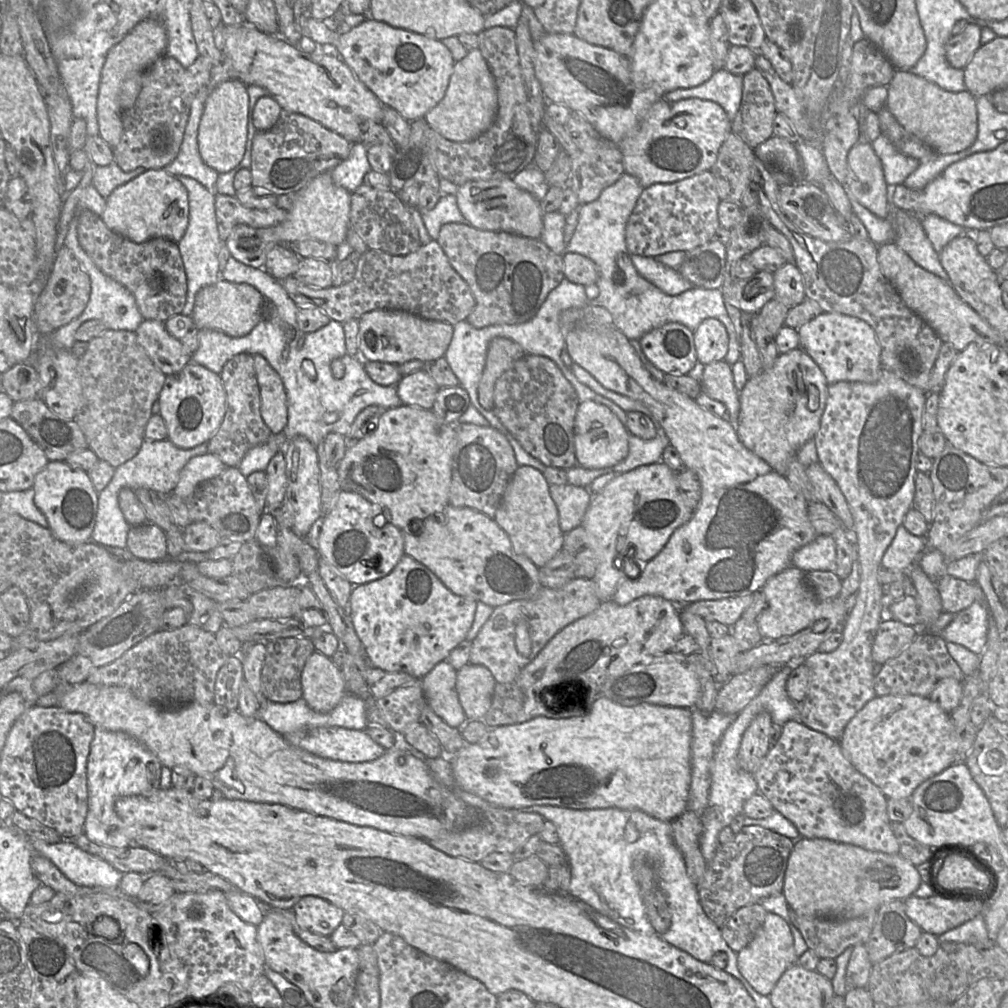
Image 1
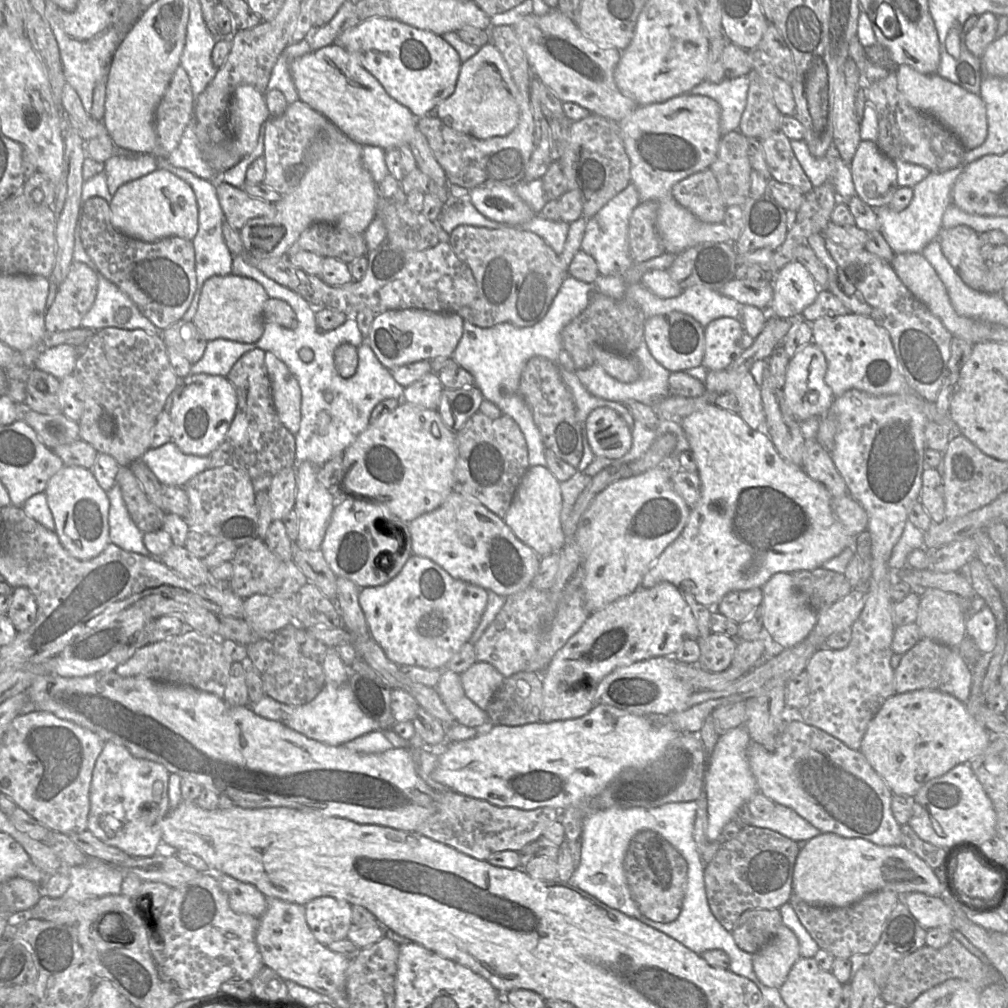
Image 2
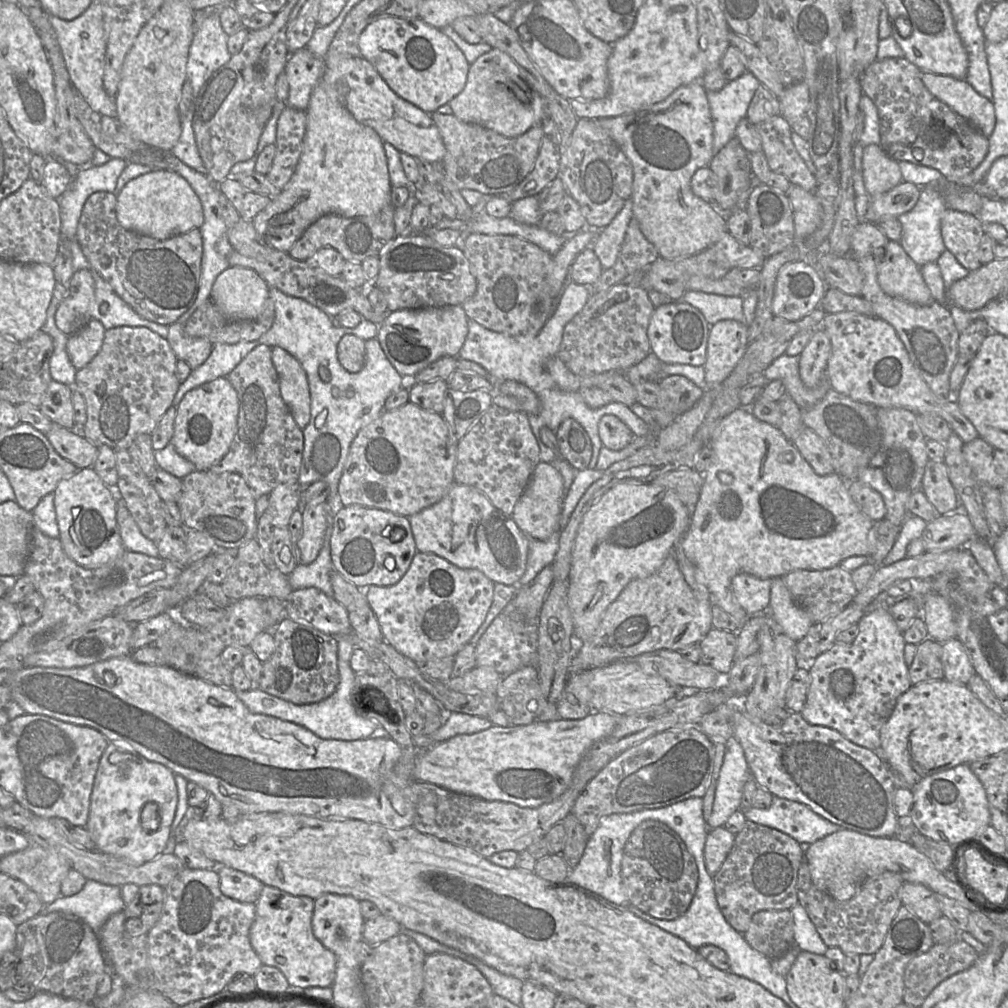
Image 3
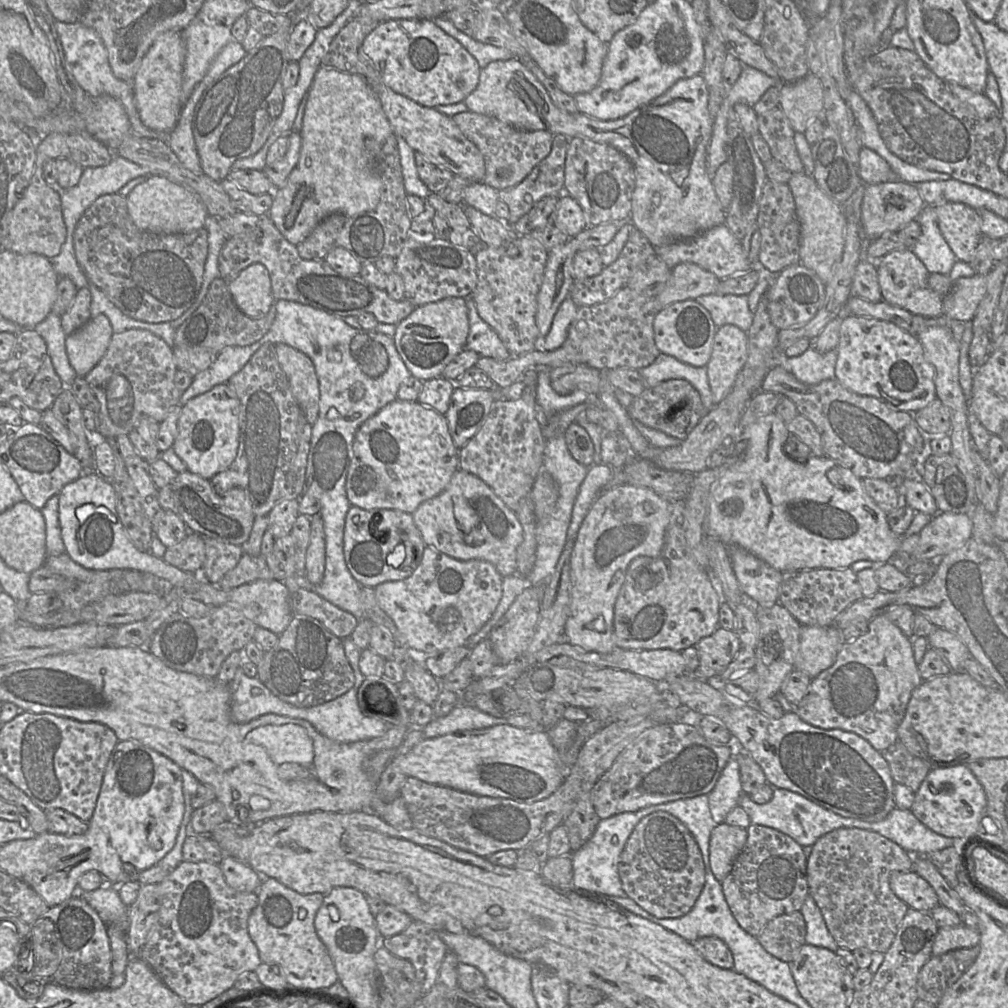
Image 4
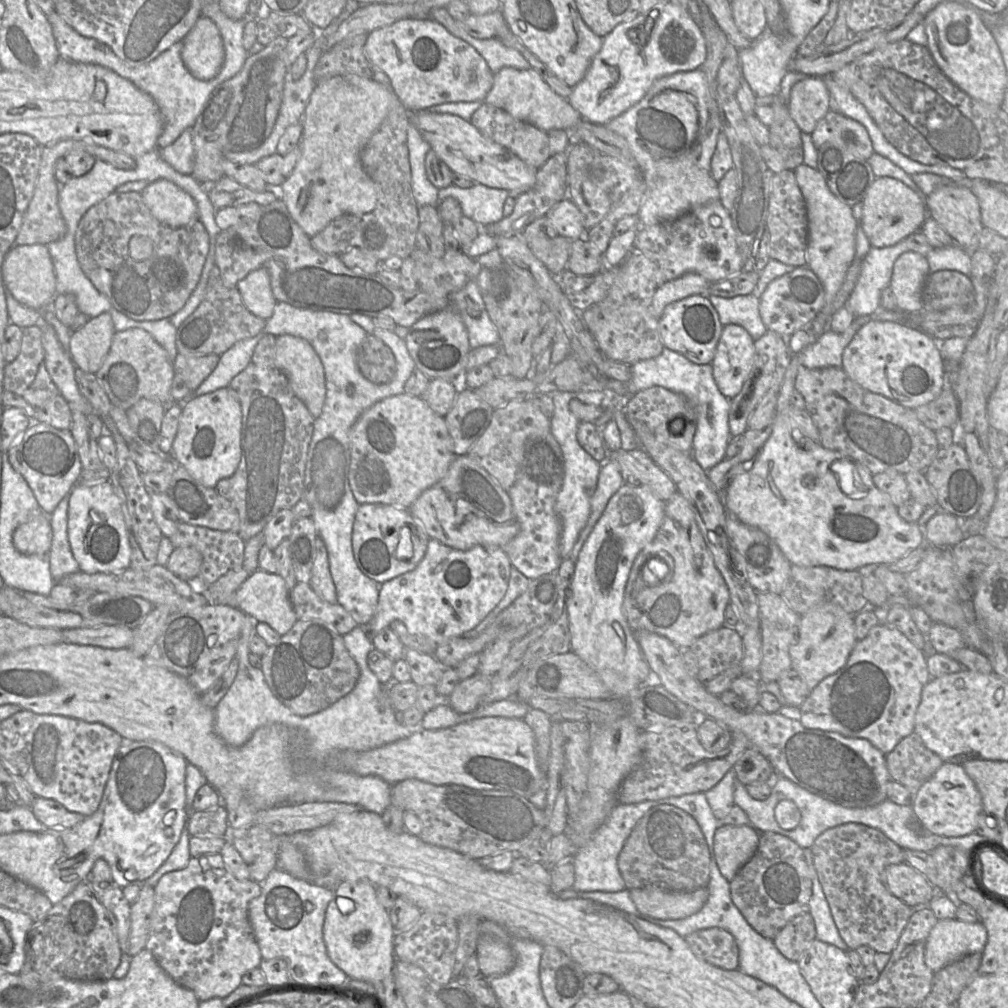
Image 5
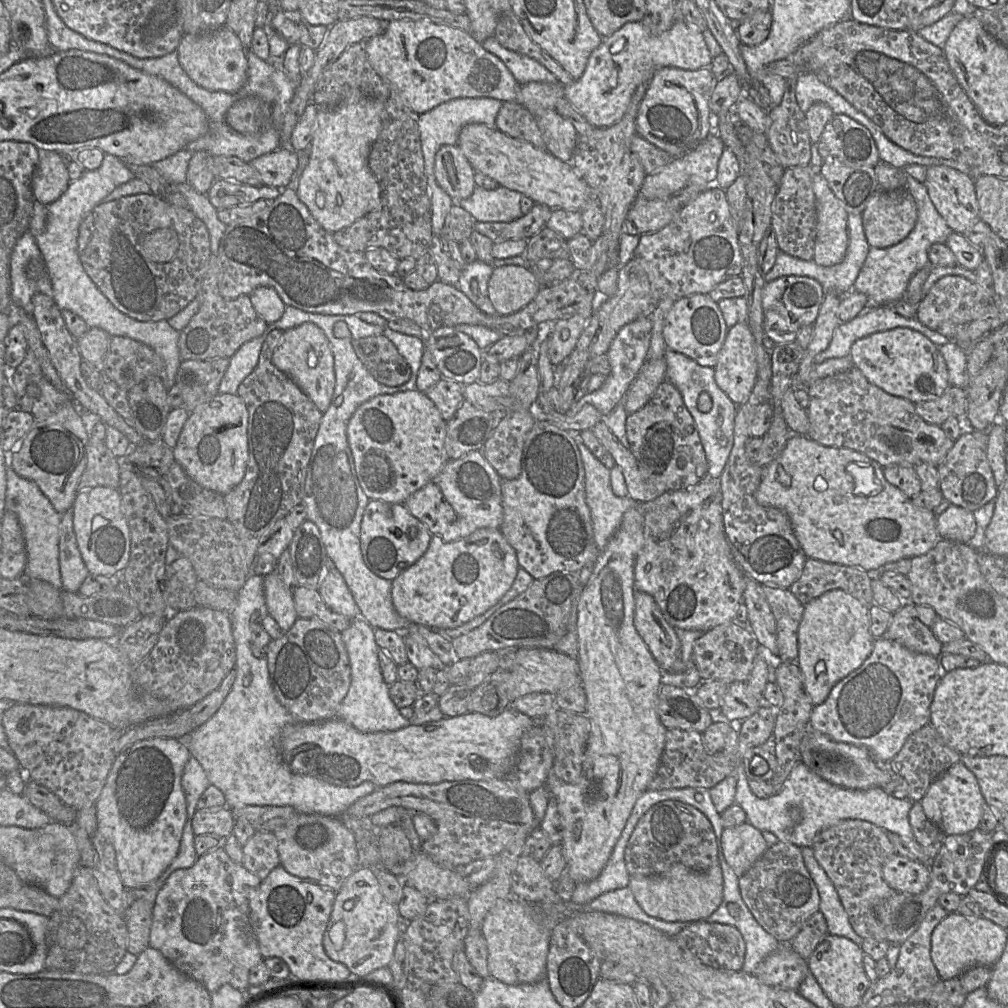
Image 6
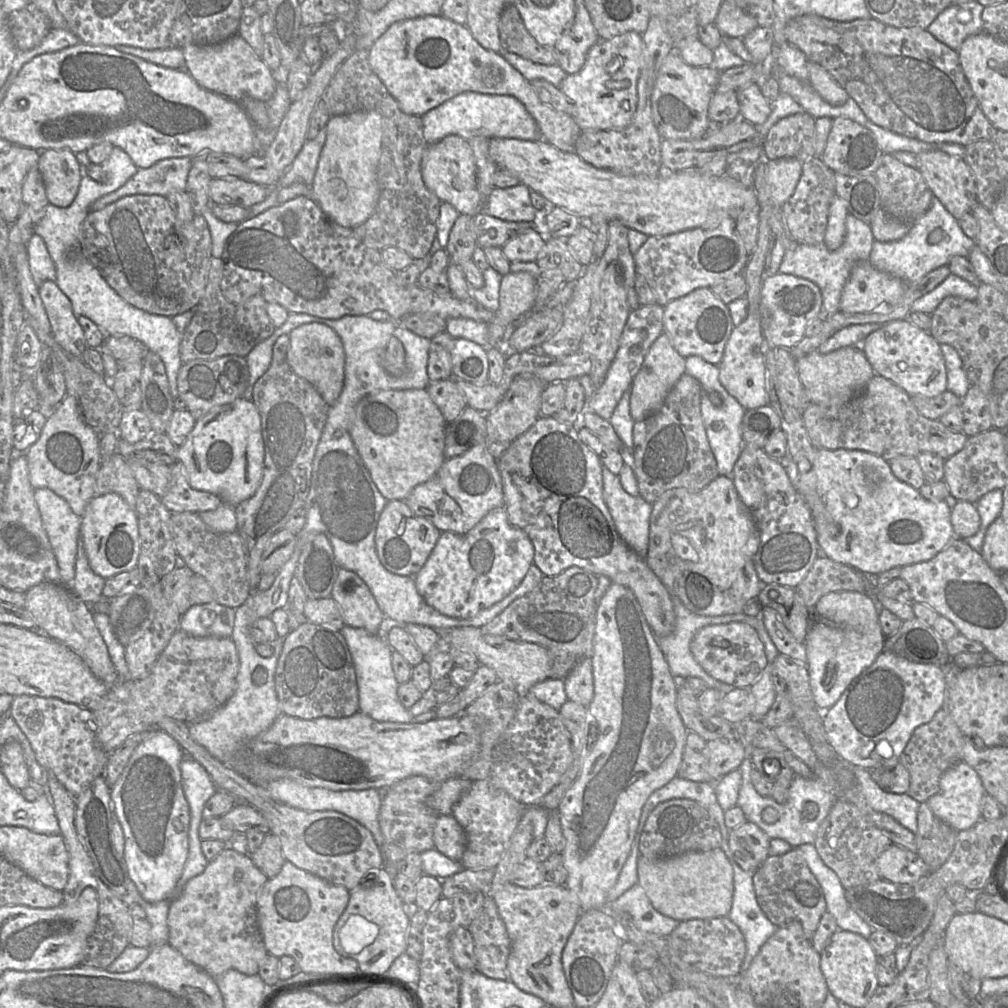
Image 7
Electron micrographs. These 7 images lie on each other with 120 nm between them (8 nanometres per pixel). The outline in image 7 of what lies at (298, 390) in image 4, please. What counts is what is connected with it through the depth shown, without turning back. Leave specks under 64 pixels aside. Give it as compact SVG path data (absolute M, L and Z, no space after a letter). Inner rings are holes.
M320 322L304 323L289 333L287 362L296 375L312 384L328 406L338 399L344 385L345 352L338 334Z

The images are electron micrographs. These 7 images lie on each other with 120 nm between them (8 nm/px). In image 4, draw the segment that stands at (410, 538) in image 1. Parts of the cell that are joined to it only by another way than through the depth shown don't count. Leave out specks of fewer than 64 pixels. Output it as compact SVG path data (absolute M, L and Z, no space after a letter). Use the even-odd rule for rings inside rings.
M458 469L445 490L423 502L411 515L426 546L457 560L490 562L502 577L517 572L517 548L524 538L522 525L516 514L477 476Z

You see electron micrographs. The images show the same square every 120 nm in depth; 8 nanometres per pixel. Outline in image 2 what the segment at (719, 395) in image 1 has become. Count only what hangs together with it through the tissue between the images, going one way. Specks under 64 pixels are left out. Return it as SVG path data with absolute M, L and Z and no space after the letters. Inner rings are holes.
M710 370L707 372L706 379L704 381L705 390L707 392L713 392L718 395L724 393L733 393L739 404L738 414L744 420L744 422L751 429L763 429L765 428L765 413L761 400L760 386L755 382L754 377L749 373L740 374L734 370Z

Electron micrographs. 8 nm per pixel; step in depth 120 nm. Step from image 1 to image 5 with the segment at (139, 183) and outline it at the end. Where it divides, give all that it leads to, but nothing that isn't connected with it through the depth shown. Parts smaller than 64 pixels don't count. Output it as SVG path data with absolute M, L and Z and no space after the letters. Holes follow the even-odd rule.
M160 179L151 182L141 196L151 214L167 226L179 228L198 220L194 199L171 181Z

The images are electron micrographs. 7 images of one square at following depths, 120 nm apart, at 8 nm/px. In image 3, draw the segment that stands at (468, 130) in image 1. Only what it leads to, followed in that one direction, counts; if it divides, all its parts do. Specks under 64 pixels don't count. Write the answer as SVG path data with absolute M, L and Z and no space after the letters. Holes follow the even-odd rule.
M496 48L470 64L464 89L448 104L459 120L479 124L505 137L519 136L547 117L544 98L513 59Z

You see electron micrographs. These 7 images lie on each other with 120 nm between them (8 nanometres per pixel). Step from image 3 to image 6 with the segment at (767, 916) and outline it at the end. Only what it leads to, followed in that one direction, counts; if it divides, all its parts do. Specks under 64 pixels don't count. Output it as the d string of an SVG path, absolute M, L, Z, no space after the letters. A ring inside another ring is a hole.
M821 912L812 914L798 934L789 942L802 958L808 959L820 941L828 934L827 922Z

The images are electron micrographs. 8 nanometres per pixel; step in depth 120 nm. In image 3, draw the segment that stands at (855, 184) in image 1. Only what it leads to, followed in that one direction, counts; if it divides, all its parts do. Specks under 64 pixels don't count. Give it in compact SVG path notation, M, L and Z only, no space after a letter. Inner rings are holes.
M875 144L863 148L862 178L870 198L889 191L903 181L898 162Z

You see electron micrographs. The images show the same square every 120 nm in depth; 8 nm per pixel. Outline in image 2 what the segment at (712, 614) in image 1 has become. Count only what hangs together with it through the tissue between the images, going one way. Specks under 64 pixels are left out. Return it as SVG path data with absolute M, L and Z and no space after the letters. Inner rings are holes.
M762 588L731 591L723 597L715 610L736 623L741 623L761 605Z

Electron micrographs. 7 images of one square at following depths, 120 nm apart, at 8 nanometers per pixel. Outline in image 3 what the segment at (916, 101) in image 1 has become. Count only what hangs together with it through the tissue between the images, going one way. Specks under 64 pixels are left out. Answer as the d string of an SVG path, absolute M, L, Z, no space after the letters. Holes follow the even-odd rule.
M922 72L921 78L928 91L938 100L964 117L984 136L992 134L996 123L994 105L968 82L929 72Z

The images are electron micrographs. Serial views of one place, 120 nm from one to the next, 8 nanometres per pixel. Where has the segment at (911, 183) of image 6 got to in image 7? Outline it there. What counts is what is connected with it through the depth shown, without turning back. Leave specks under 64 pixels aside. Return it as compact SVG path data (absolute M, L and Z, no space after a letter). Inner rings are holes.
M933 195L930 208L913 222L909 232L904 237L890 242L874 240L867 260L874 268L912 284L919 281L930 271L942 265L947 265L953 256L967 257L975 245L975 239L965 235L959 221ZM937 228L942 229L943 238L938 243L932 243L929 240L929 235Z

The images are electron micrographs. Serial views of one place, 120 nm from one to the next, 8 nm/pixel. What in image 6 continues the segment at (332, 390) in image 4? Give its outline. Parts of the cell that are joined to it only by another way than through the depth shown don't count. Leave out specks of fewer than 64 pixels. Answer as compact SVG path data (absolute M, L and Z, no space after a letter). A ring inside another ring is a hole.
M286 306L282 317L273 324L269 324L265 332L244 343L235 354L229 358L229 366L220 382L218 392L237 394L241 382L255 369L260 351L269 332L273 329L286 331L304 323L313 323L323 330L329 340L334 357L335 389L328 410L323 413L320 426L316 434L312 454L307 466L306 481L302 504L306 510L306 519L313 522L319 529L328 559L331 559L338 571L343 576L351 594L360 610L360 618L368 622L374 629L384 629L402 633L408 630L411 624L407 619L399 615L392 602L392 581L385 580L375 575L365 564L361 546L360 530L365 509L370 502L361 488L355 470L355 463L350 445L348 443L347 428L350 419L357 408L369 399L383 394L395 394L416 389L416 380L421 366L425 350L424 340L419 337L395 332L386 327L369 324L359 318L358 315L323 315L306 312L295 307ZM337 322L345 322L350 336L338 338L334 335L334 325Z

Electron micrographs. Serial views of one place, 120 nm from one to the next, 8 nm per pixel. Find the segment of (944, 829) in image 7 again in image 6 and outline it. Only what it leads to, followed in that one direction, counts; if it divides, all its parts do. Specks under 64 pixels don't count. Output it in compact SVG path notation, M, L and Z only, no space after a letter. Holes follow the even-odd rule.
M920 802L913 803L909 823L915 840L922 846L930 863L939 853L947 835L927 818Z

